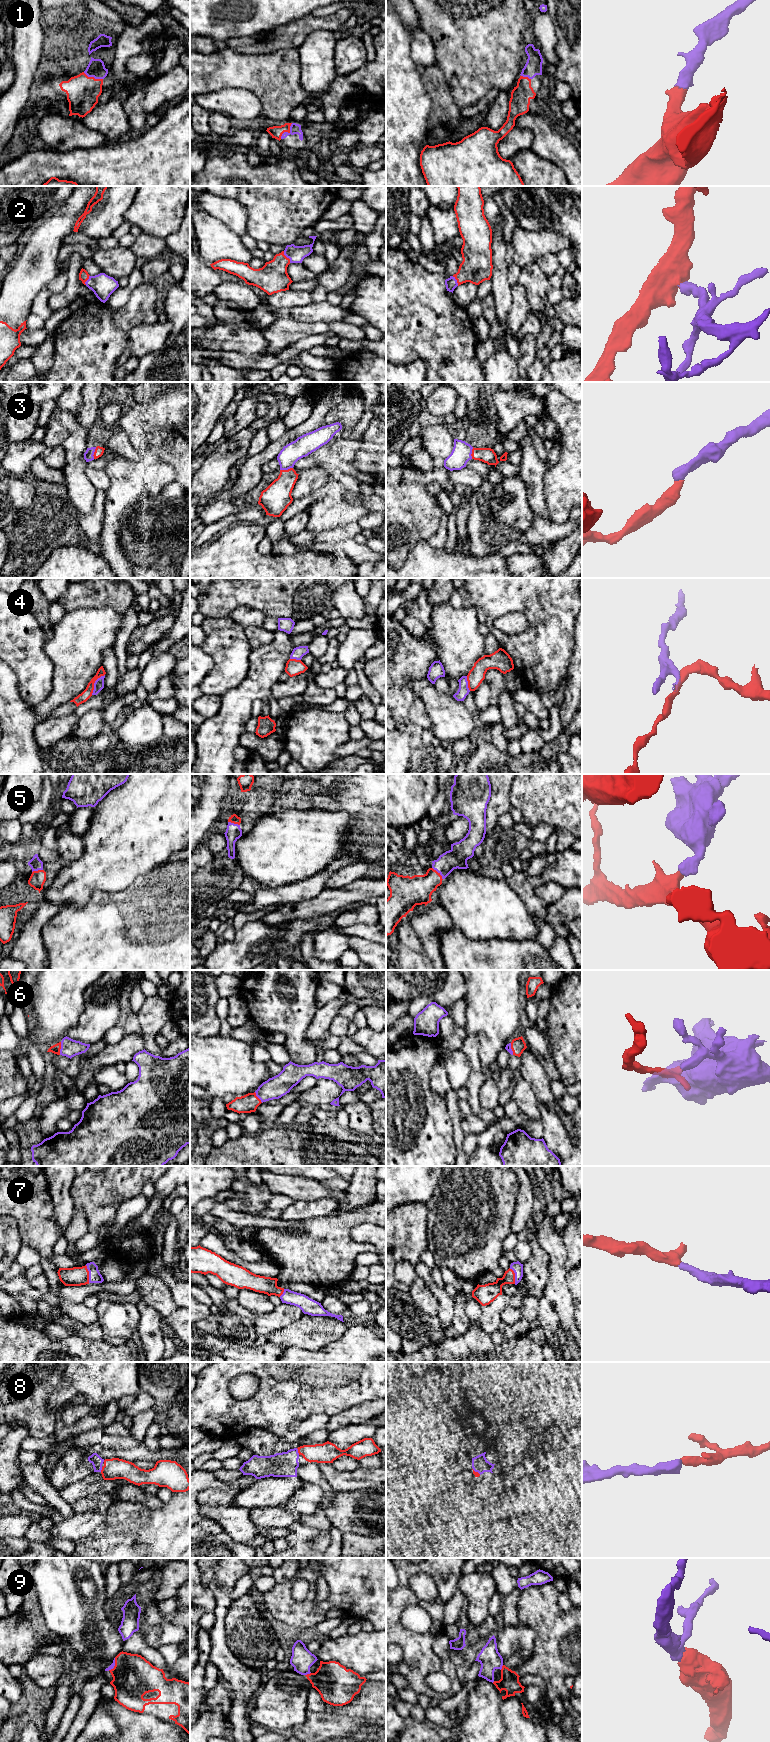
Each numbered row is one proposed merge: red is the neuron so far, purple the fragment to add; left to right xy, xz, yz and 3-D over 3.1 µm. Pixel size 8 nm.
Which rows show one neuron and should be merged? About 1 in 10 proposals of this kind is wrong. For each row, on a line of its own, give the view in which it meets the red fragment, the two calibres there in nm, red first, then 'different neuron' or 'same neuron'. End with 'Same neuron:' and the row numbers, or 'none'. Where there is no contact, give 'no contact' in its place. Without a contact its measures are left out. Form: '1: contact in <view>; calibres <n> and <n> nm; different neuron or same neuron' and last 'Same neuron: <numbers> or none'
1: contact in xz; calibres 100 and 80 nm; same neuron
2: contact in xz; calibres 240 and 140 nm; same neuron
3: contact in xz; calibres 240 and 160 nm; same neuron
4: contact in xy; calibres 80 and 80 nm; different neuron
5: contact in yz; calibres 240 and 170 nm; same neuron
6: contact in xy; calibres 70 and 140 nm; same neuron
7: contact in xy; calibres 160 and 100 nm; same neuron
8: contact in xz; calibres 160 and 200 nm; same neuron
9: contact in xz; calibres 300 and 180 nm; same neuron
Same neuron: 1, 2, 3, 5, 6, 7, 8, 9

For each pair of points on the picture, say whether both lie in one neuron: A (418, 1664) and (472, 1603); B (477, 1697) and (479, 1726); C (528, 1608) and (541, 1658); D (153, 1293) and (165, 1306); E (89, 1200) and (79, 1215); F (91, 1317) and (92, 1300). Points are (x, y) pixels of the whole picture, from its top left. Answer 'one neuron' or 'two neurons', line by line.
A: two neurons
B: one neuron
C: one neuron
D: one neuron
E: two neurons
F: two neurons

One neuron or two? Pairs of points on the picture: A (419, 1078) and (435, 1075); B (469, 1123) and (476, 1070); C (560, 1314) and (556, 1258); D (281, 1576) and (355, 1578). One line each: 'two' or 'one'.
A: two
B: two
C: one
D: two

